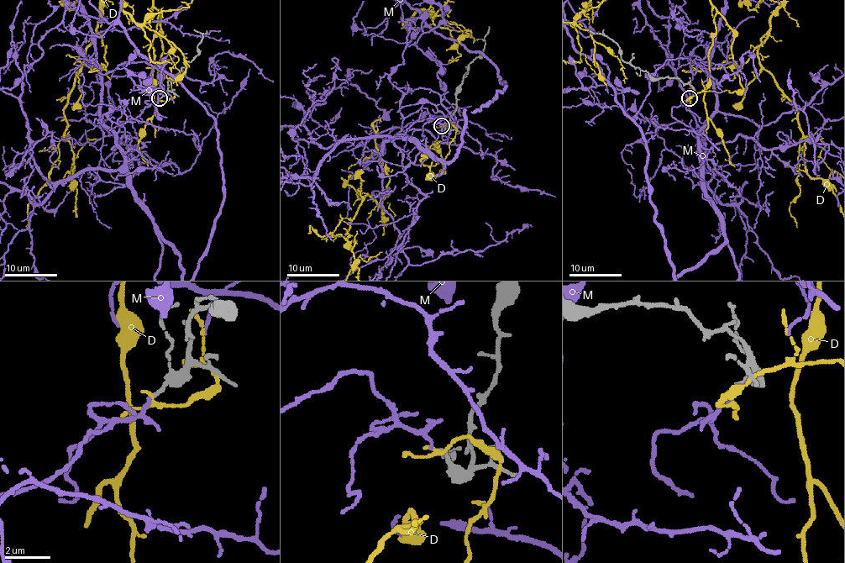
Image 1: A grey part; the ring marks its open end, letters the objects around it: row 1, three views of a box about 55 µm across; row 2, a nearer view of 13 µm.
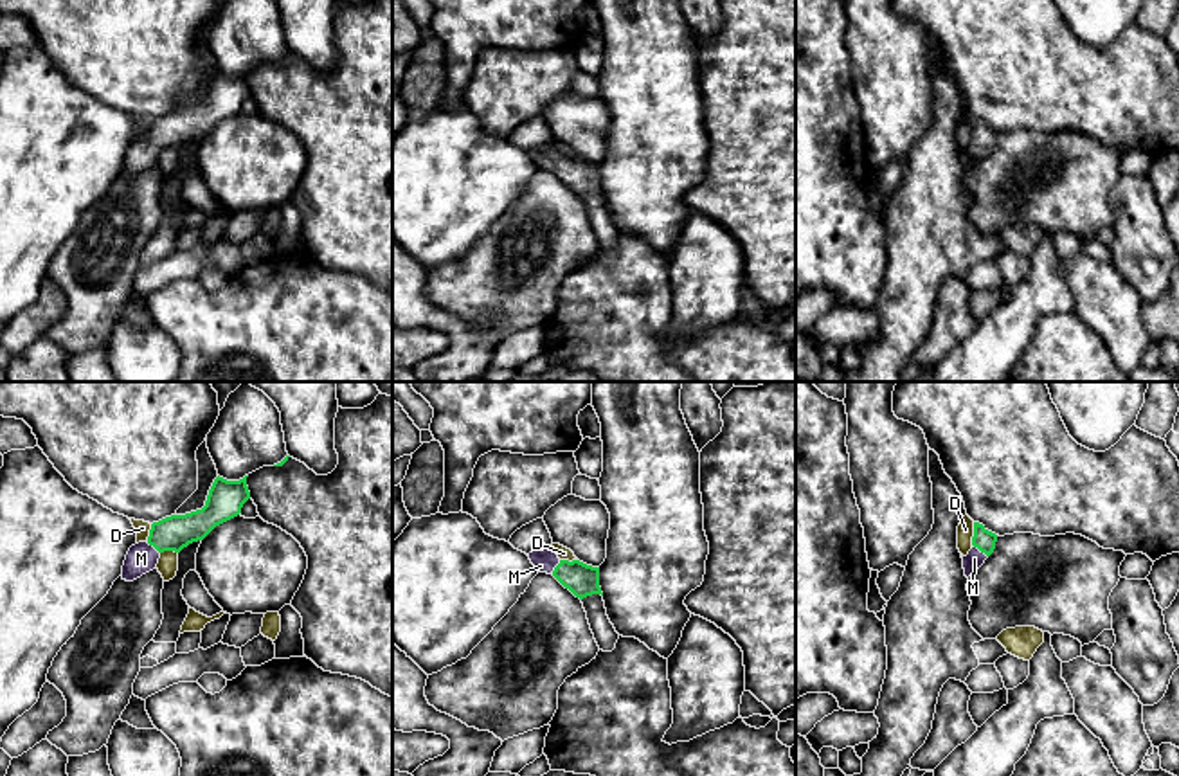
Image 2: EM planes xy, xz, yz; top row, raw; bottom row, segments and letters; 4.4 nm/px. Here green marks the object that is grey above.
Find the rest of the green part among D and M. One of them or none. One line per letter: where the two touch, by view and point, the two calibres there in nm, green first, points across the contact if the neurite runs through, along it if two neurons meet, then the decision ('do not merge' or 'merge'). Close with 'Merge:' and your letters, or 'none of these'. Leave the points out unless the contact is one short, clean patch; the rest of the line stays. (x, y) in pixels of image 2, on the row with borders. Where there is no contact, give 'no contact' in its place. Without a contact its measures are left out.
D: yz (974, 533) | 100/80 nm | along yz (974, 523), (971, 544) | do not merge
M: yz (980, 550) | 100/80 nm | across yz (985, 541), (980, 550), (974, 559) | merge
Merge: M

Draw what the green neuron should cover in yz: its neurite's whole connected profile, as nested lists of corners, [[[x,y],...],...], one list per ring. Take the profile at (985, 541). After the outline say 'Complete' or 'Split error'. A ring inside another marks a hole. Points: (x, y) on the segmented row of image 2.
[[[974,522],[972,549],[963,558],[965,576],[972,576],[985,560],[994,553],[997,535],[988,531],[983,524]]]. Split error

